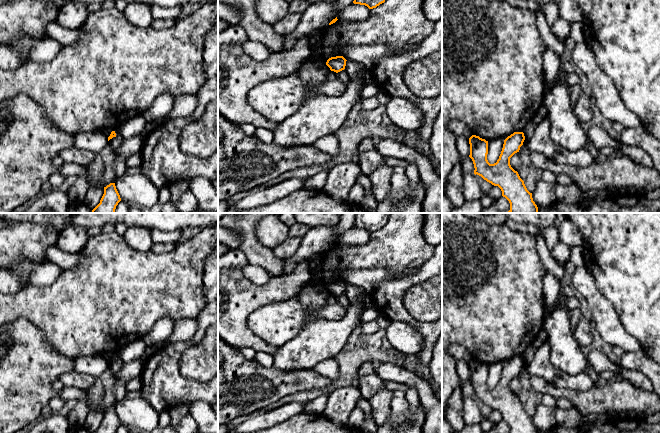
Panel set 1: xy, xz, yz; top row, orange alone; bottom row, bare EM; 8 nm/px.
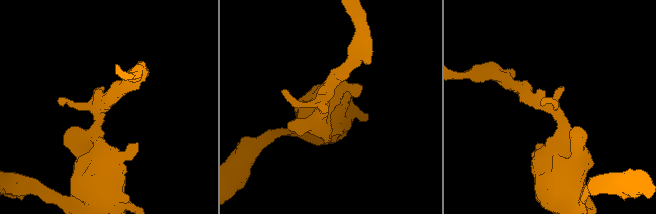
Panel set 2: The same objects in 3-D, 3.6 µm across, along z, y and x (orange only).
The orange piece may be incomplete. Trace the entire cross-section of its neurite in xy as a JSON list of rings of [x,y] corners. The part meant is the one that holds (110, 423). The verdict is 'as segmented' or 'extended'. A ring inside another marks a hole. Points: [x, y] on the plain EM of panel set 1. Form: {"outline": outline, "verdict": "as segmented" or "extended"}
{"outline": [[[110,407],[104,411],[104,418],[100,427],[94,433],[116,433],[121,425],[120,419],[116,413],[115,407]]], "verdict": "as segmented"}

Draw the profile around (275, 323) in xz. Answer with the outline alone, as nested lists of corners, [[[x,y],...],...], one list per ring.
[[[299,294],[293,298],[263,305],[252,312],[248,318],[249,329],[264,342],[281,346],[296,337],[306,324],[306,309],[299,300]]]

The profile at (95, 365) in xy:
[[[79,356],[74,360],[74,370],[88,374],[93,377],[99,377],[108,369],[108,362],[104,356]]]

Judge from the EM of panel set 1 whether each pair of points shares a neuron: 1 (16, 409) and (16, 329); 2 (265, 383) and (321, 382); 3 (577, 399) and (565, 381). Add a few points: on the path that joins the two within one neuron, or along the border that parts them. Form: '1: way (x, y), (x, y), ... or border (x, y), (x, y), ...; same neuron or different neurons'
1: way (17, 389), (17, 349); same neuron
2: way (279, 383), (307, 382); same neuron
3: border (550, 382), (576, 390), (594, 385); different neurons

